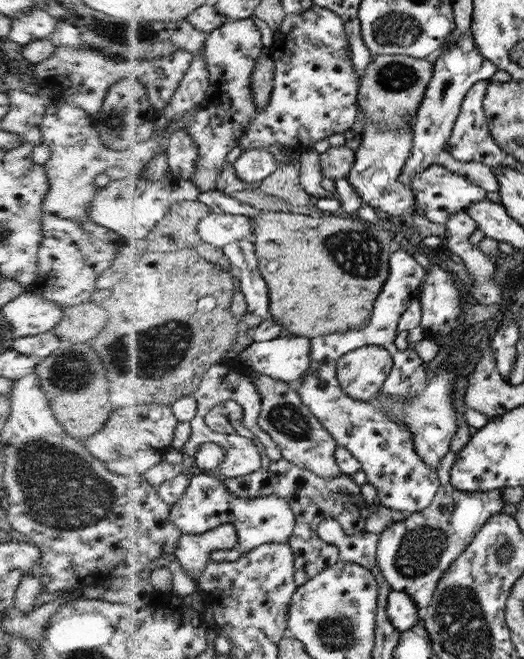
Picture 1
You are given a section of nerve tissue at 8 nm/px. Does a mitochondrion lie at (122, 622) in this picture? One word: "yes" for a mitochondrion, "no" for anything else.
no

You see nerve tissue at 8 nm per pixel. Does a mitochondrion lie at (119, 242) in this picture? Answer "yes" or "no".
no

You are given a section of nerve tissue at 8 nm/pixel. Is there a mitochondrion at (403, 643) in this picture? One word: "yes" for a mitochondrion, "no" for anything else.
no

